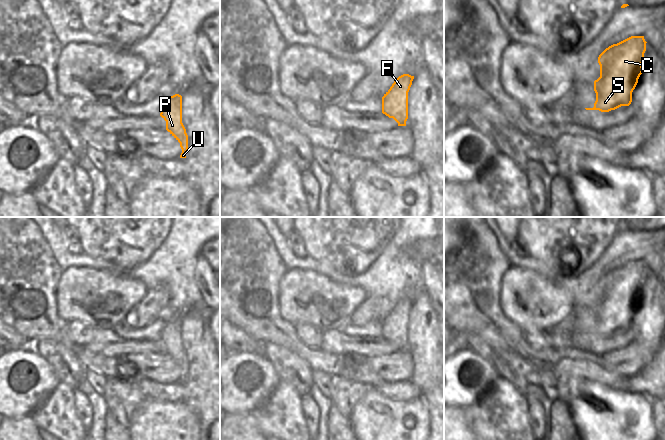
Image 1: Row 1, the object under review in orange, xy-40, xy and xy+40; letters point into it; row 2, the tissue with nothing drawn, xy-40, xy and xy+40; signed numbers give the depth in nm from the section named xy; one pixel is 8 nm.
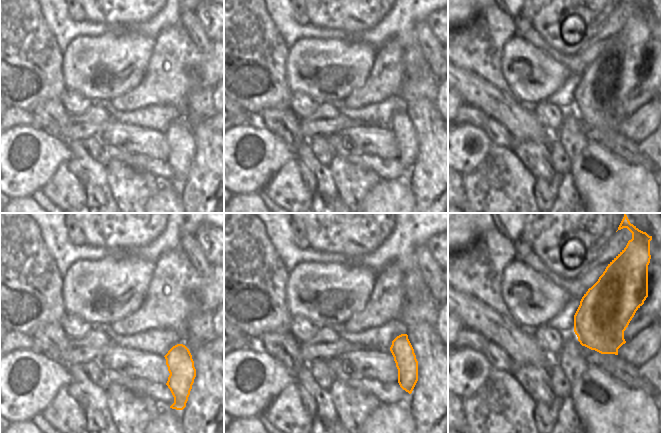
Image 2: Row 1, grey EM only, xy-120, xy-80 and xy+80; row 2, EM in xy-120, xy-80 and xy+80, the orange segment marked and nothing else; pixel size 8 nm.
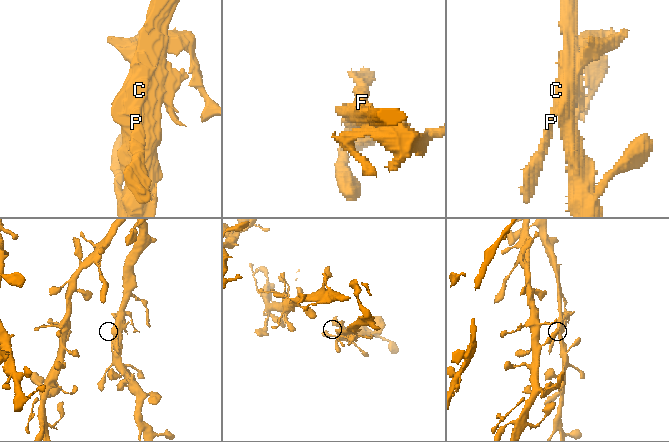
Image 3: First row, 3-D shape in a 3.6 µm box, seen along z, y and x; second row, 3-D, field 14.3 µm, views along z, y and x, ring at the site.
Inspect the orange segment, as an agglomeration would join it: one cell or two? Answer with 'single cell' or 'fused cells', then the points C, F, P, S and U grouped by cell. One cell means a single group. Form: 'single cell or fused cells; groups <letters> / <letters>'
single cell; groups C F P S U

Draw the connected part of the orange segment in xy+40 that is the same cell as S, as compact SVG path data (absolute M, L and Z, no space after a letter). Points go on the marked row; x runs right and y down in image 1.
M631 36L609 46L599 55L600 77L594 81L596 101L593 108L585 108L586 110L609 112L621 106L629 106L631 104L632 92L644 71L642 63L644 61L646 43L644 36Z

